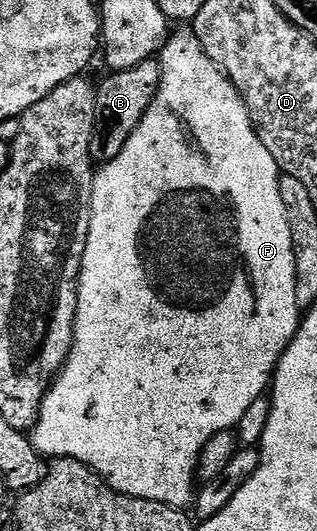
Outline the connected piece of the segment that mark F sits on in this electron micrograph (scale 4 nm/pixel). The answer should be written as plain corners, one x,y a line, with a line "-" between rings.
179,29
179,32
172,34
167,42
163,44
157,58
161,69
161,81
157,93
153,97
153,105
145,113
143,120
137,125
137,129
125,141
125,149
113,157
113,161
102,164
95,173
95,186
91,193
91,220
89,221
89,233
85,241
85,253
83,254
83,264
79,274
79,296
77,297
77,313
75,314
75,340
71,346
71,352
63,363
62,369
55,377
55,382
47,391
43,398
43,403
39,407
39,419
33,428
33,442
39,454
44,457
57,459
76,459
78,463
83,463
90,467
103,482
108,483
117,493
137,497
145,501
157,501
170,507
187,509
192,506
197,494
197,468
199,466
199,454
201,449
205,449
205,441
213,437
213,433
221,433
238,428
239,422
249,410
249,405
253,401
264,398
265,392
270,388
271,380
275,373
275,367
279,364
279,359
287,351
287,347
293,341
293,337
299,332
299,320
301,318
301,308
297,301
297,261
293,253
293,233
289,233
289,217
285,209
285,201
281,201
281,189
279,188
279,176
281,174
278,165
273,161
273,153
261,141
255,132
255,126
251,123
251,118
247,112
245,101
237,93
237,89
227,79
226,73
207,56
205,49
201,49
201,41
187,29

